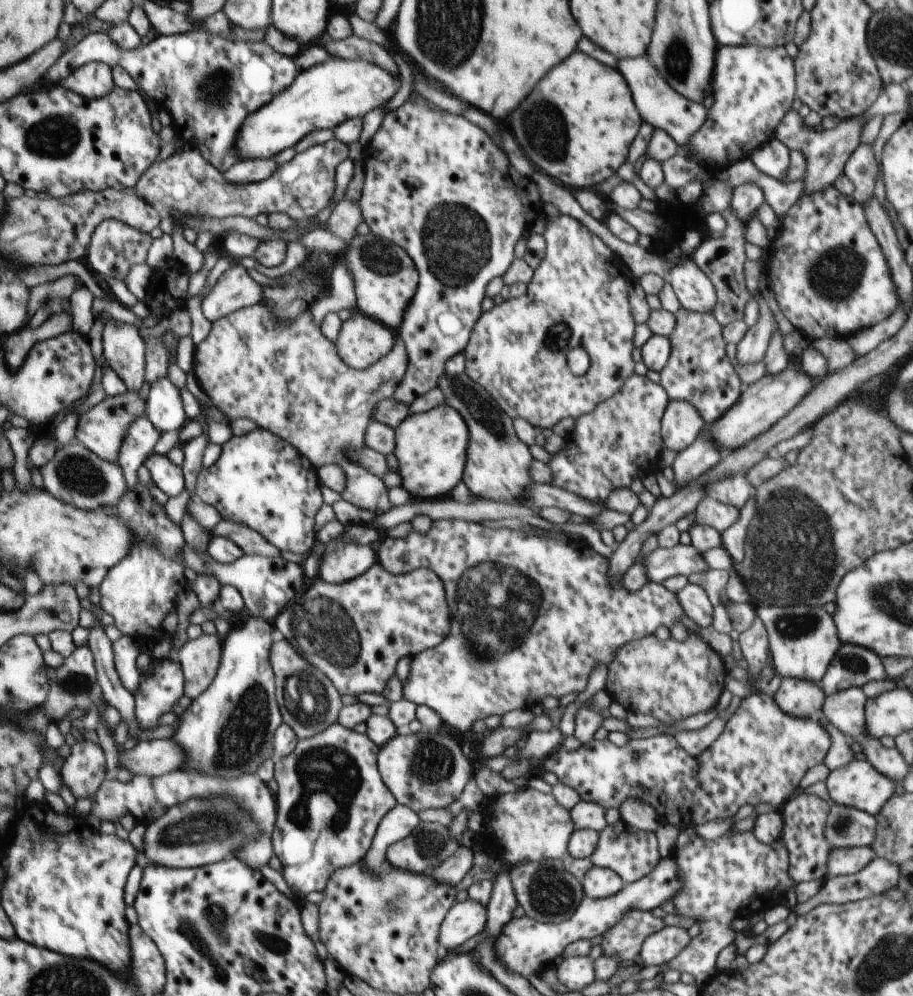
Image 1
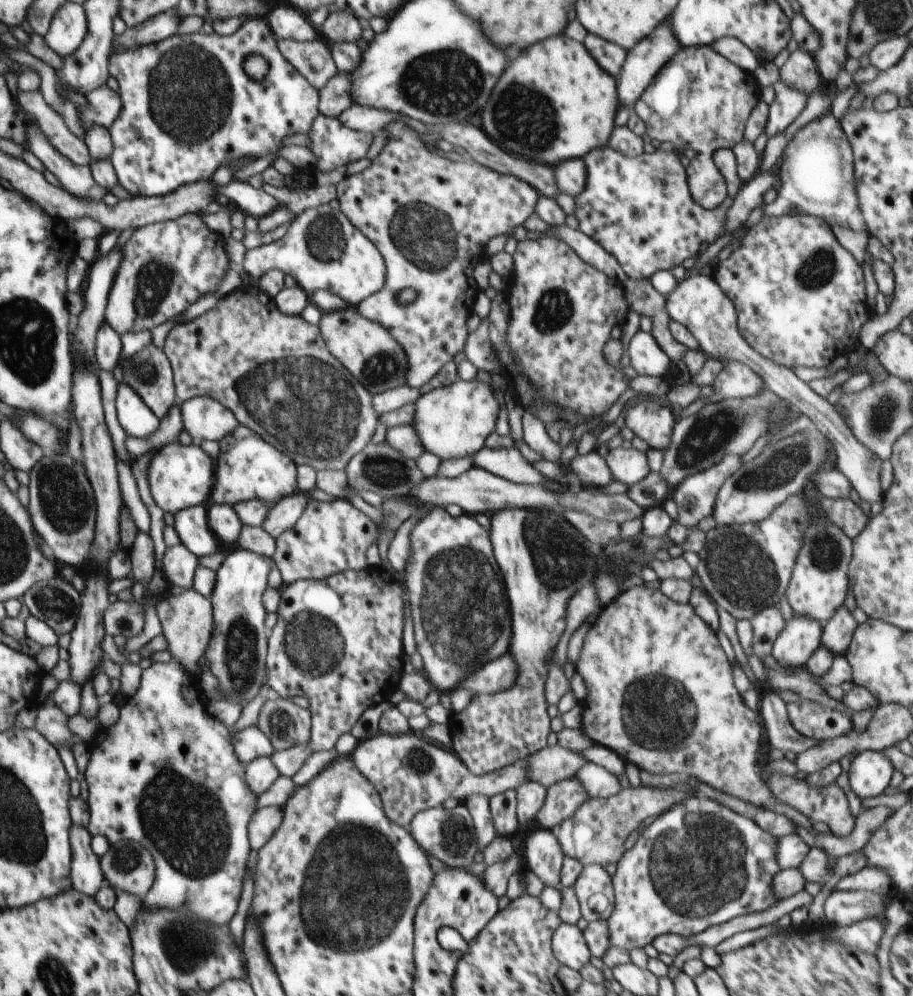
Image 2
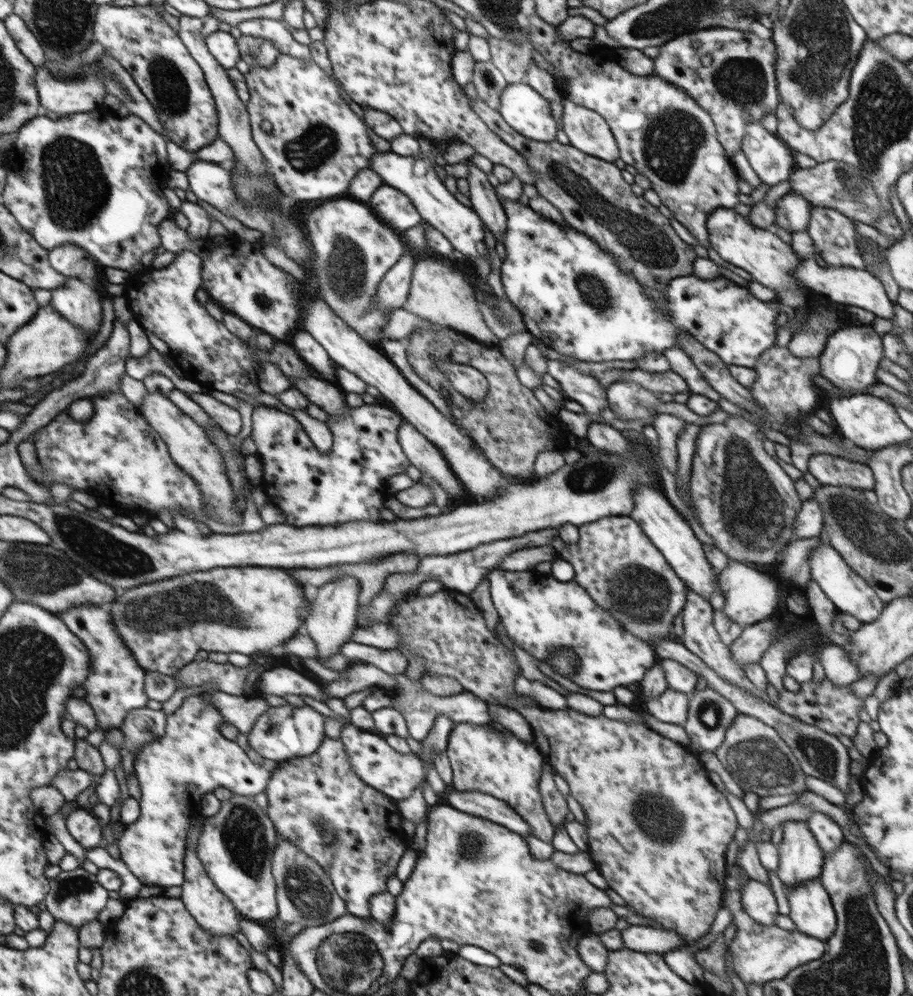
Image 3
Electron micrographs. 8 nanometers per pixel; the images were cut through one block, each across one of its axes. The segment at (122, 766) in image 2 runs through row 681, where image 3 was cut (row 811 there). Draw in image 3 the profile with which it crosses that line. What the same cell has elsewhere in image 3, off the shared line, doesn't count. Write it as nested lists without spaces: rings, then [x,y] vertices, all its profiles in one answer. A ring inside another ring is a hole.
[[[198,695],[188,696],[176,712],[167,716],[164,736],[158,740],[146,742],[140,749],[136,749],[133,768],[136,770],[136,780],[140,782],[141,788],[140,816],[135,822],[126,825],[125,834],[119,839],[118,848],[122,861],[142,884],[156,885],[161,890],[170,886],[182,886],[187,833],[190,829],[190,821],[197,814],[204,794],[214,792],[217,787],[224,786],[236,795],[254,797],[255,794],[266,792],[266,785],[268,785],[268,779],[272,777],[272,770],[278,769],[278,765],[284,763],[284,760],[268,758],[262,764],[252,762],[236,741],[228,740],[220,733],[220,728],[228,723],[226,717],[209,700]]]

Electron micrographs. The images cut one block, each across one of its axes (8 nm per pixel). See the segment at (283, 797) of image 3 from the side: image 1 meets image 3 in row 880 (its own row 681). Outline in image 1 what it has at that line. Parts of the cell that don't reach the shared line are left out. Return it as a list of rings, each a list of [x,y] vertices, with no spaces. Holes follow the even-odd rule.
[[[376,562],[358,578],[339,585],[316,578],[304,594],[280,611],[273,626],[282,632],[297,653],[330,677],[341,696],[357,696],[363,692],[382,695],[400,658],[412,658],[422,650],[437,647],[450,634],[449,614],[445,586],[432,569],[393,575]]]

